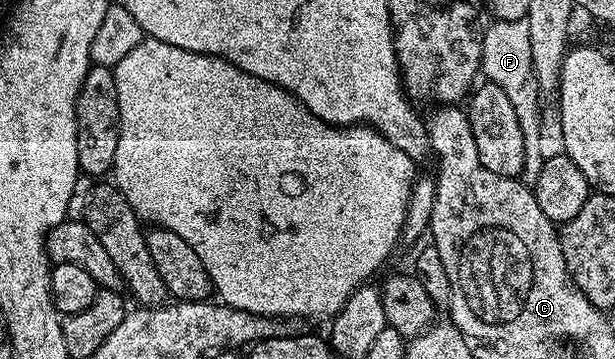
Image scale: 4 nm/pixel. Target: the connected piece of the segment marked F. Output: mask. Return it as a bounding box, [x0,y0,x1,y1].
[481,20,545,184]

